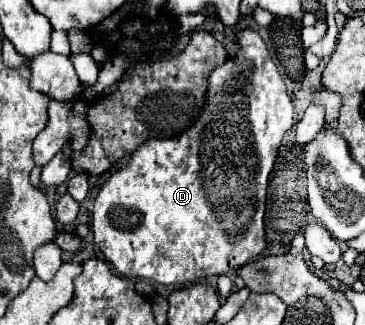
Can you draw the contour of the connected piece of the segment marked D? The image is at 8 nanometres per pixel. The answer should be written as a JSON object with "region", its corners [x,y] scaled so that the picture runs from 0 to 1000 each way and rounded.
{"region":[[[663,92],[652,135],[652,166],[575,228],[564,326],[537,382],[488,425],[395,437],[362,474],[362,492],[274,578],[252,652],[258,745],[323,843],[499,880],[647,831],[729,763],[723,634],[734,542],[767,437],[805,382],[805,326],[712,105]]]}

